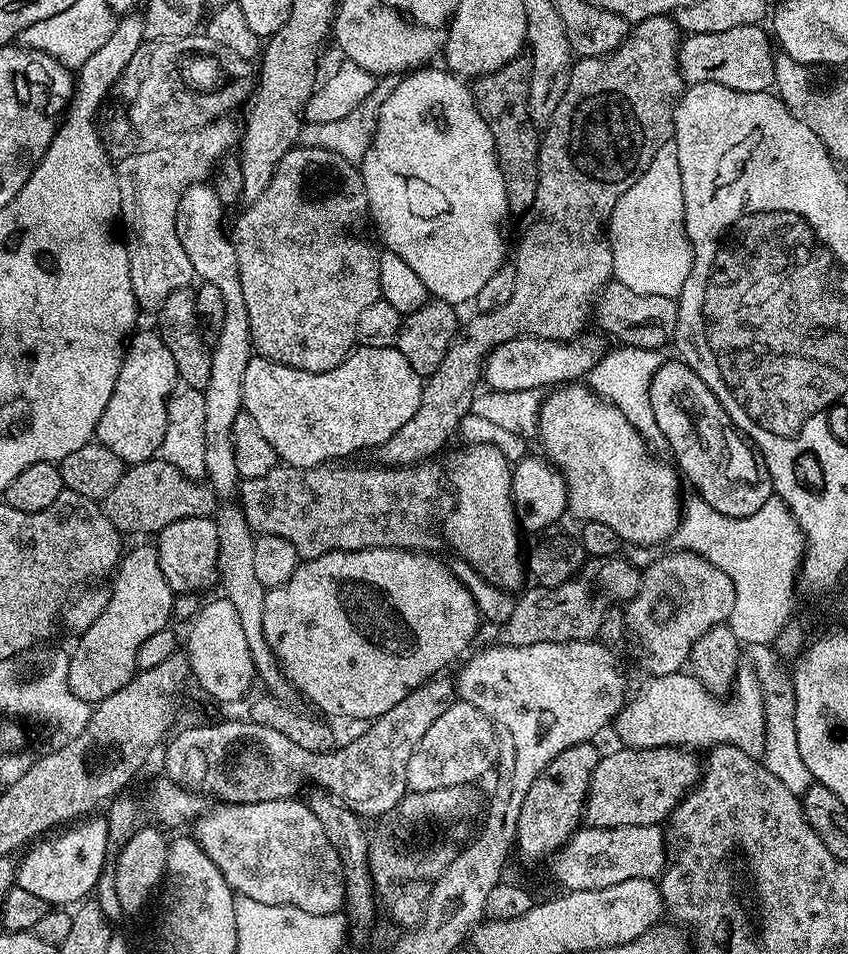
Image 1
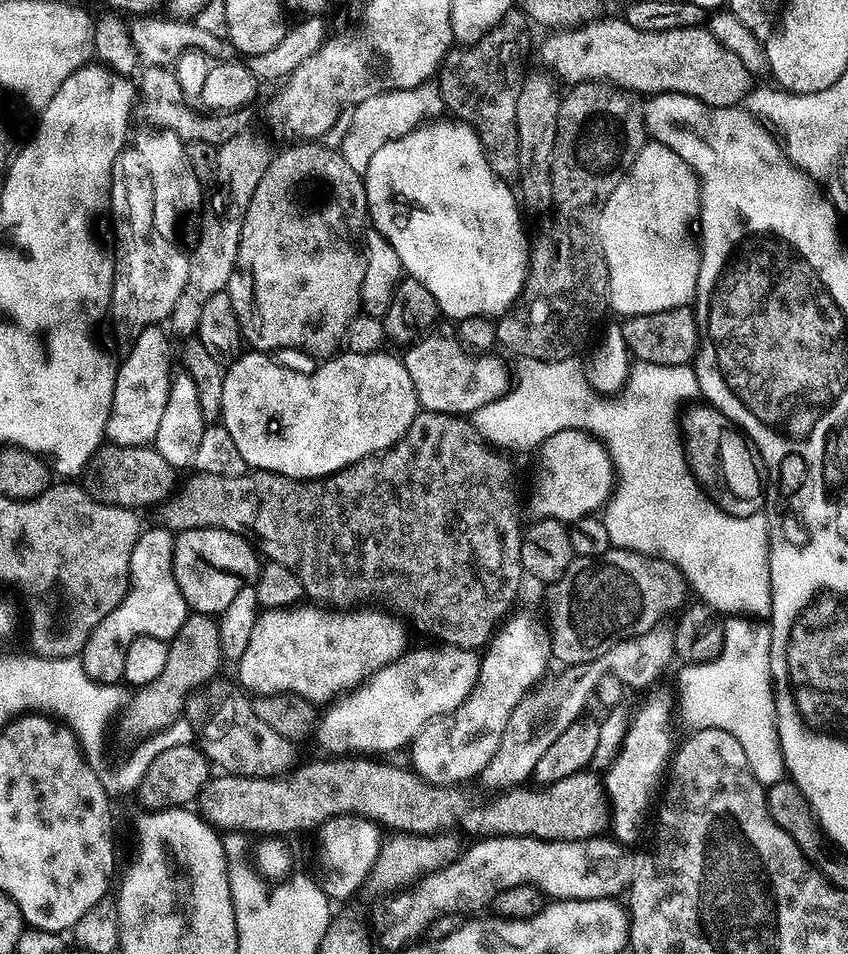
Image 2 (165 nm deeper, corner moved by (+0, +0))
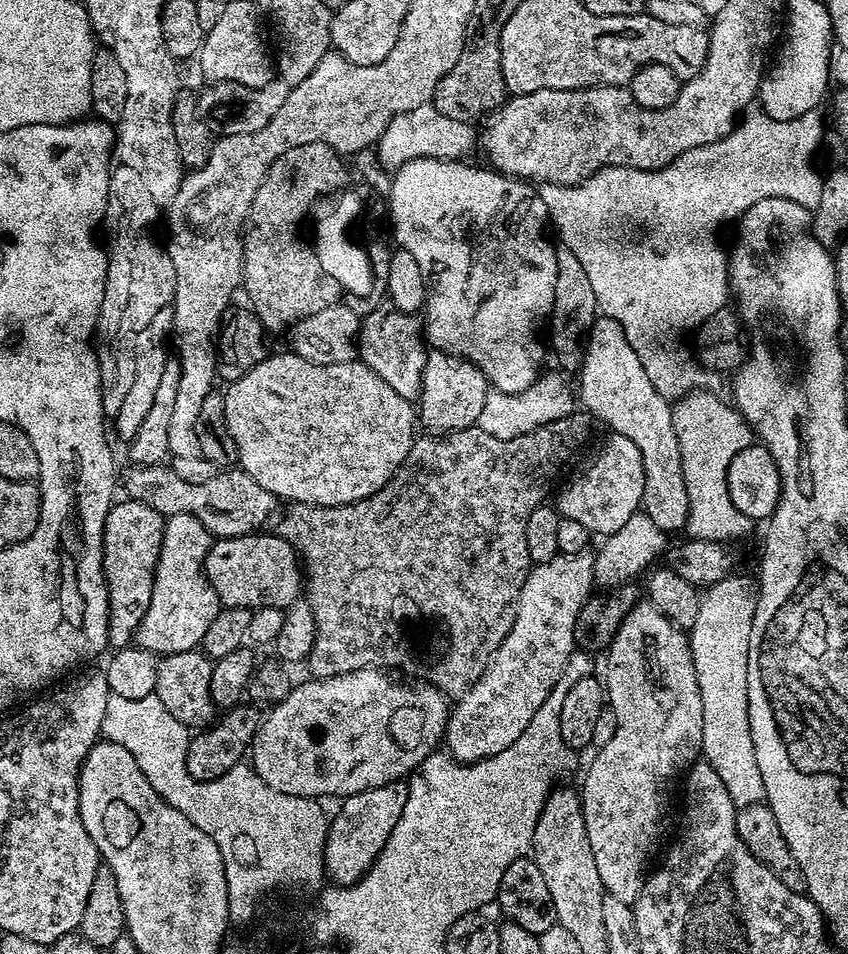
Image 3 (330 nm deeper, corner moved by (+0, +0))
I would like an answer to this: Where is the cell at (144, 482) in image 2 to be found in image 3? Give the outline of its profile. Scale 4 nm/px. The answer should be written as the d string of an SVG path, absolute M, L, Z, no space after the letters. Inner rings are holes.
M167 463L137 464L129 467L129 472L122 476L122 488L125 488L127 499L137 500L167 518L174 514L190 514L202 522L202 526L213 537L251 536L272 516L278 505L277 497L270 494L250 474L239 467L232 466L227 470L217 471L214 478L206 482L186 482L178 478Z

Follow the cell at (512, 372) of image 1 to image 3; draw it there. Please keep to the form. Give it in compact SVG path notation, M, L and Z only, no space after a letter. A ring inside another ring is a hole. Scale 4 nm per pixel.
M377 306L374 311L362 317L358 337L358 359L370 366L386 386L392 387L402 398L413 402L420 399L422 374L428 361L426 340L422 328L416 325L417 317L406 312L397 312L391 306Z

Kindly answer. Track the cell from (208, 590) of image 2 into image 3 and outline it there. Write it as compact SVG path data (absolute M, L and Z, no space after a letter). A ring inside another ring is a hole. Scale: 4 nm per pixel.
M253 534L251 536L225 536L223 538L217 539L204 556L204 574L208 577L209 582L212 583L212 589L218 594L221 605L223 605L224 608L247 608L249 610L255 610L258 608L279 608L283 610L288 608L289 605L295 604L297 600L301 599L302 568L298 563L296 551L290 546L290 542L286 542L283 536L279 534L273 534L273 536L260 535L264 534Z

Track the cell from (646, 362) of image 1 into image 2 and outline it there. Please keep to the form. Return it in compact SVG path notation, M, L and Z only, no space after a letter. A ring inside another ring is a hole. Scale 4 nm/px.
M519 359L518 364L514 366L514 376L518 378L518 382L500 396L498 399L479 407L472 416L471 421L473 428L483 440L487 440L493 447L502 450L524 450L532 448L539 449L542 442L546 442L546 438L550 438L550 434L558 434L558 430L574 430L580 428L583 432L590 433L596 439L602 441L604 447L612 458L612 464L616 467L618 477L618 491L615 496L608 501L602 512L602 519L606 526L606 534L610 534L610 542L612 547L621 548L627 552L637 552L643 556L657 556L660 560L670 562L674 566L680 568L680 573L688 580L689 589L693 593L696 592L701 601L707 604L713 612L717 614L739 614L745 618L764 618L771 613L772 610L772 591L770 590L770 576L768 574L768 518L767 515L757 514L755 516L732 516L728 512L720 509L712 497L701 488L700 483L696 481L696 475L692 473L692 467L688 465L688 455L684 452L684 436L682 435L682 410L680 407L691 405L692 399L700 396L700 387L698 386L698 378L696 377L696 369L692 364L683 364L682 366L658 366L657 364L645 364L643 362L635 363L631 367L631 373L628 381L619 398L599 398L597 393L593 391L588 384L585 376L585 365L579 364L579 359L570 360L526 360Z

